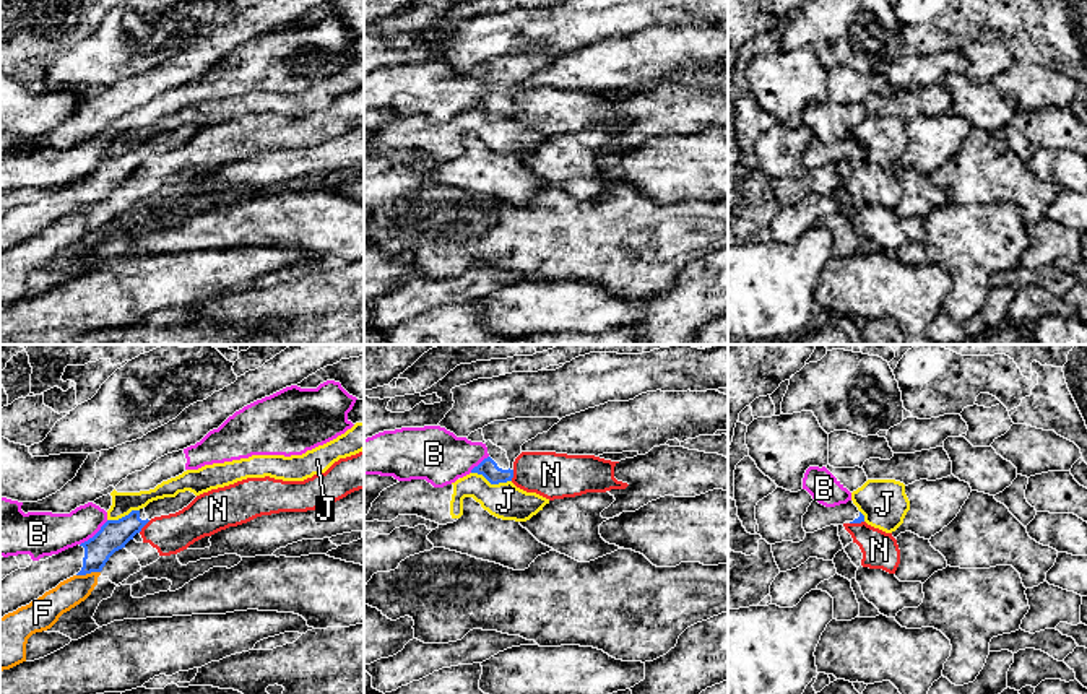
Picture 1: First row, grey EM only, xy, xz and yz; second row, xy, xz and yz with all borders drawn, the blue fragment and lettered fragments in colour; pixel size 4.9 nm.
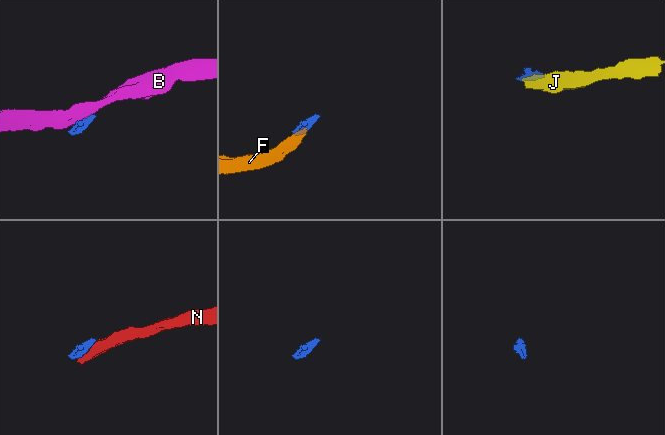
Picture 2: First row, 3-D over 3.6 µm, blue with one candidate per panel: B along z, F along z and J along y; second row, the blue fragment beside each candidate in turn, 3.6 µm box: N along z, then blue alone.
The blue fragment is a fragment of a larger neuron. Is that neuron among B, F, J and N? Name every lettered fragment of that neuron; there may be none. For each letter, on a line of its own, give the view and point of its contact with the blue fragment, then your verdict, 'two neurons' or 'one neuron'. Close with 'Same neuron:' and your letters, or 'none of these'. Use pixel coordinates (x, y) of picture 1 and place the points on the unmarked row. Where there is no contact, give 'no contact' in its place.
B: meets blue in xy at (95, 171); two neurons
F: meets blue in xy at (88, 208); two neurons
J: meets blue in xz at (491, 119); two neurons
N: meets blue in xy at (143, 161); two neurons
Same neuron: none of these

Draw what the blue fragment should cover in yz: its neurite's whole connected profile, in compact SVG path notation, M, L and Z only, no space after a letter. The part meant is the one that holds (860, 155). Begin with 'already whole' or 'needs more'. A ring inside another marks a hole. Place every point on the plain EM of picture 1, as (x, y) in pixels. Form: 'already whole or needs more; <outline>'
needs more; M812 137L808 148L803 151L803 164L806 169L814 169L830 161L861 159L864 151L858 146L853 137L835 143L825 143Z

